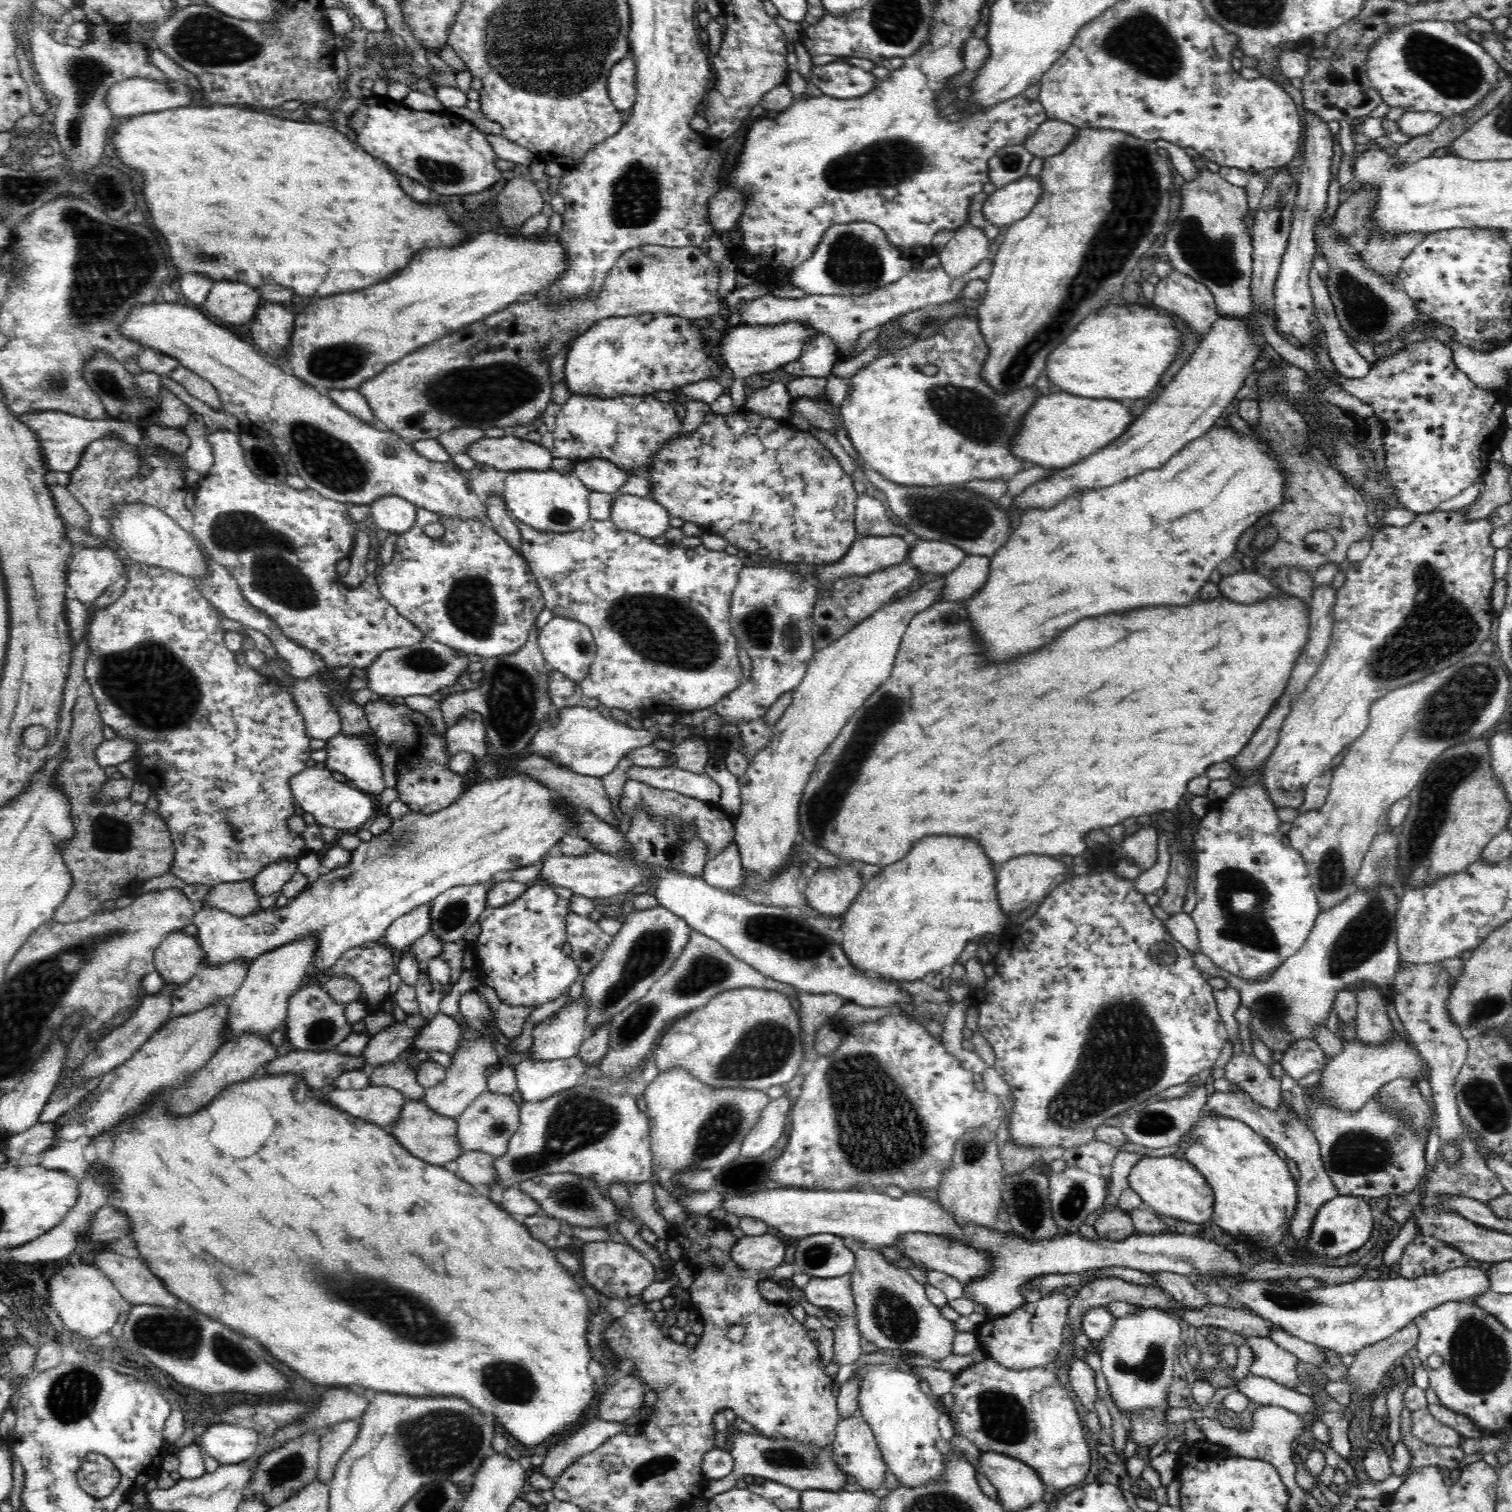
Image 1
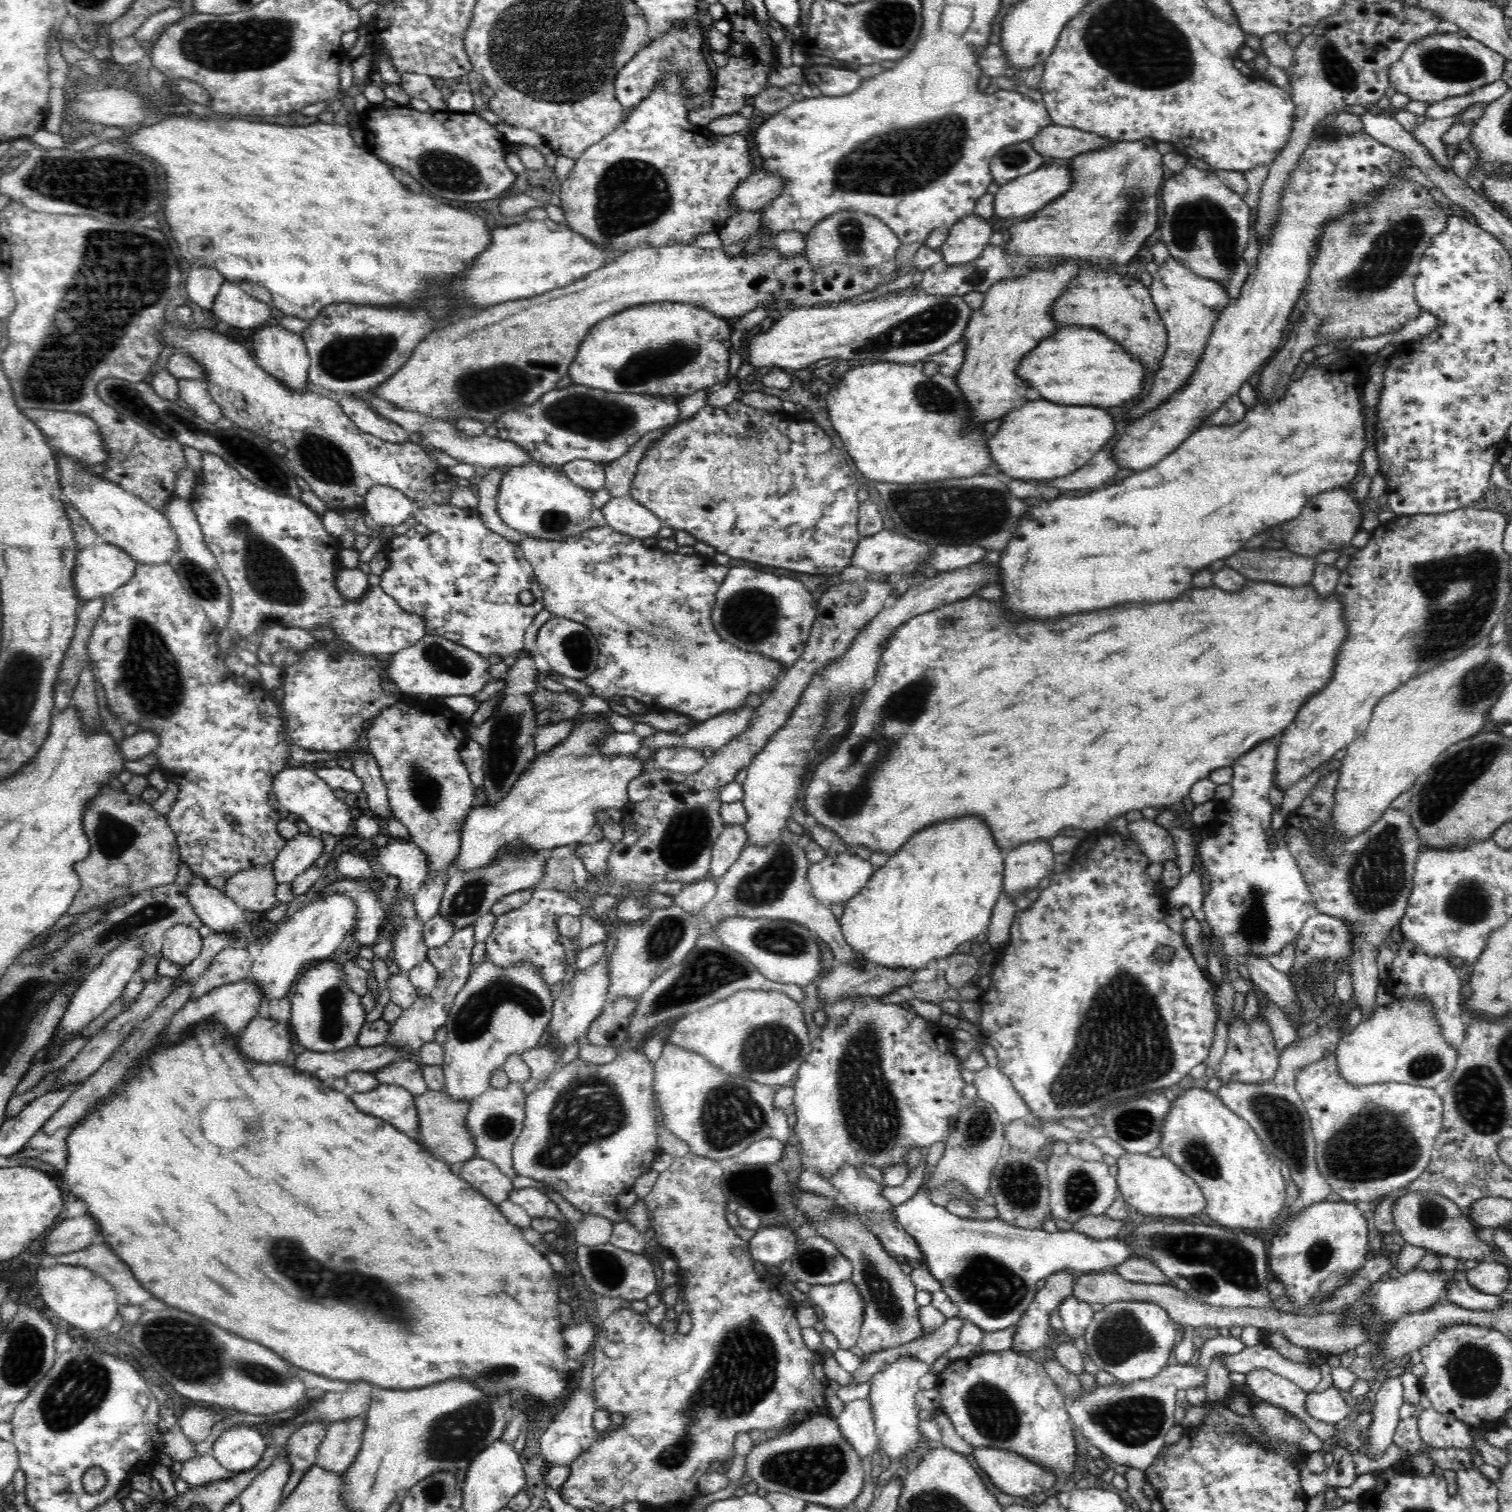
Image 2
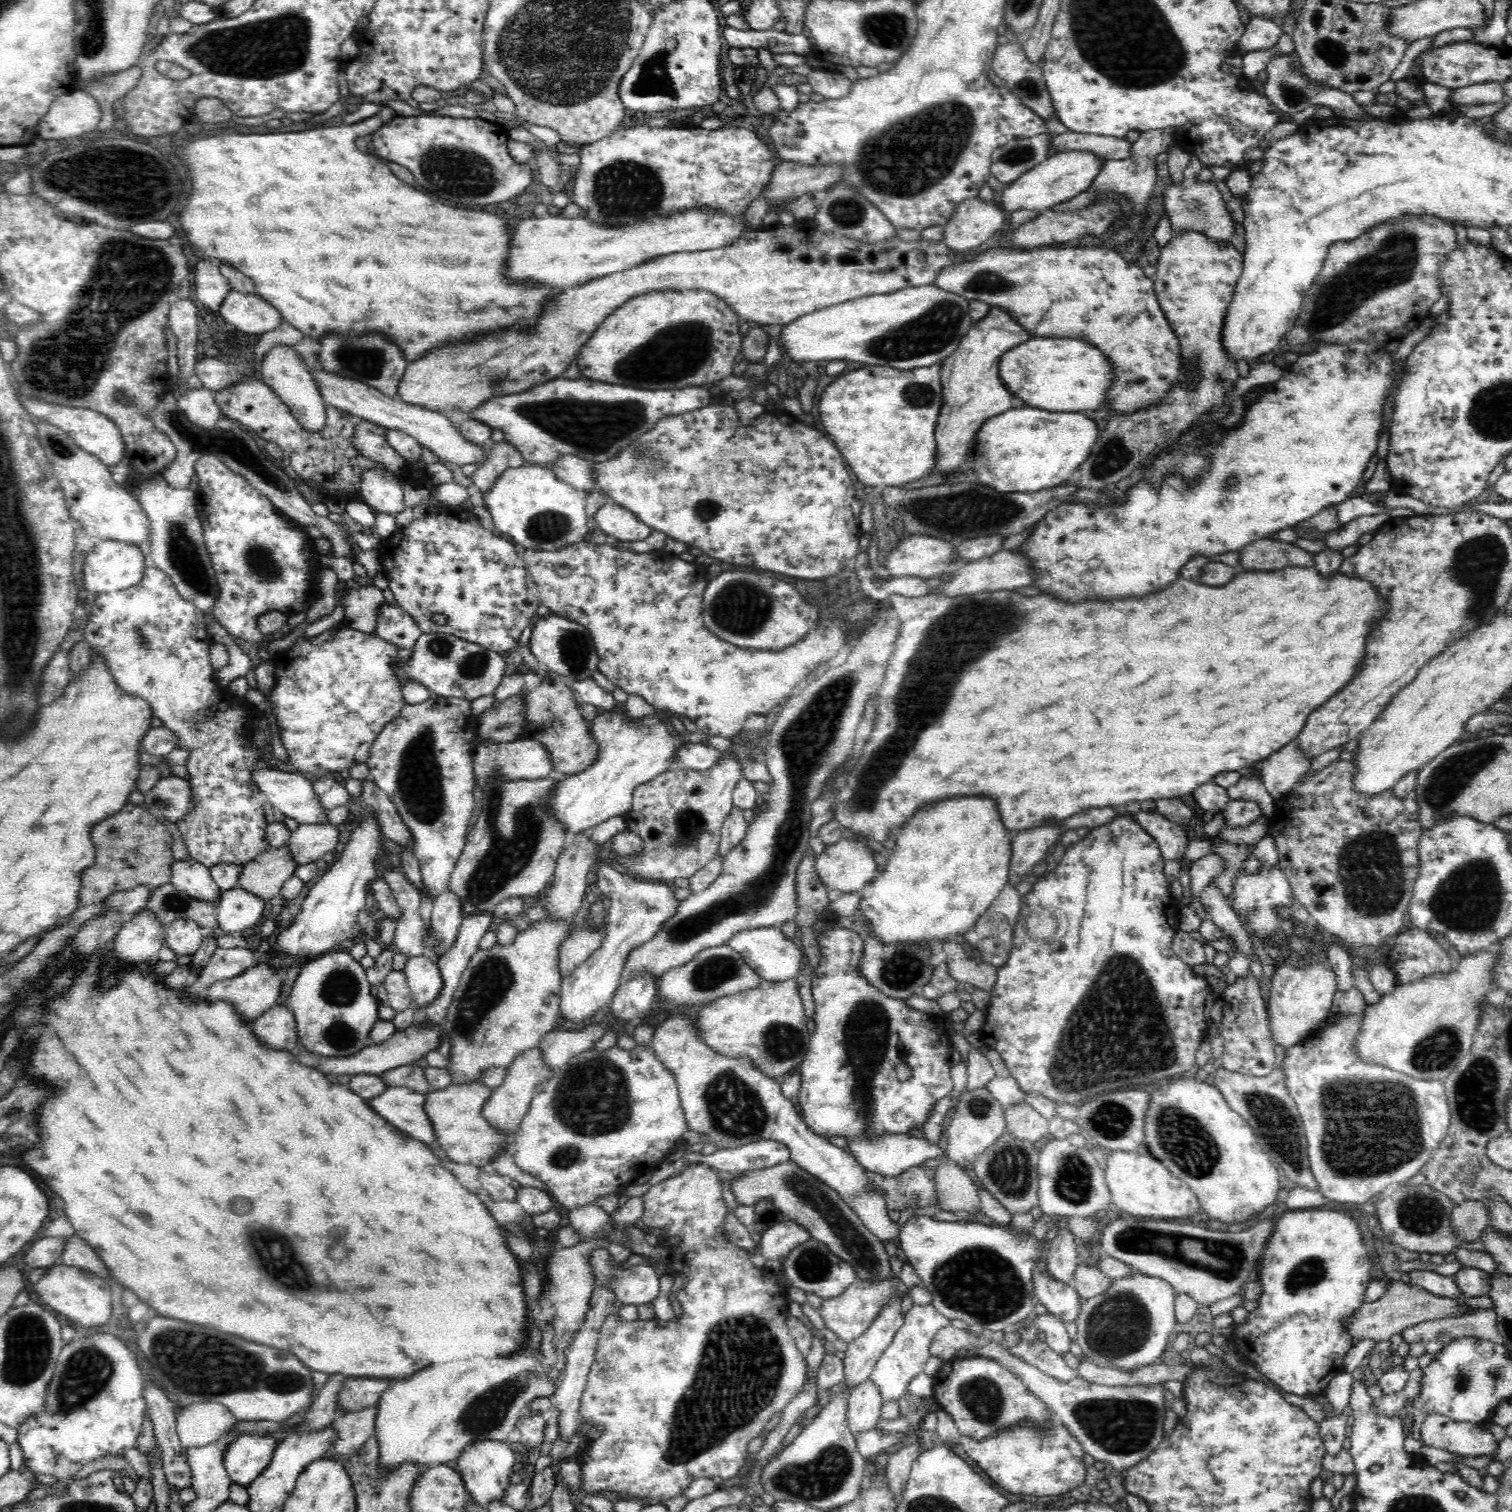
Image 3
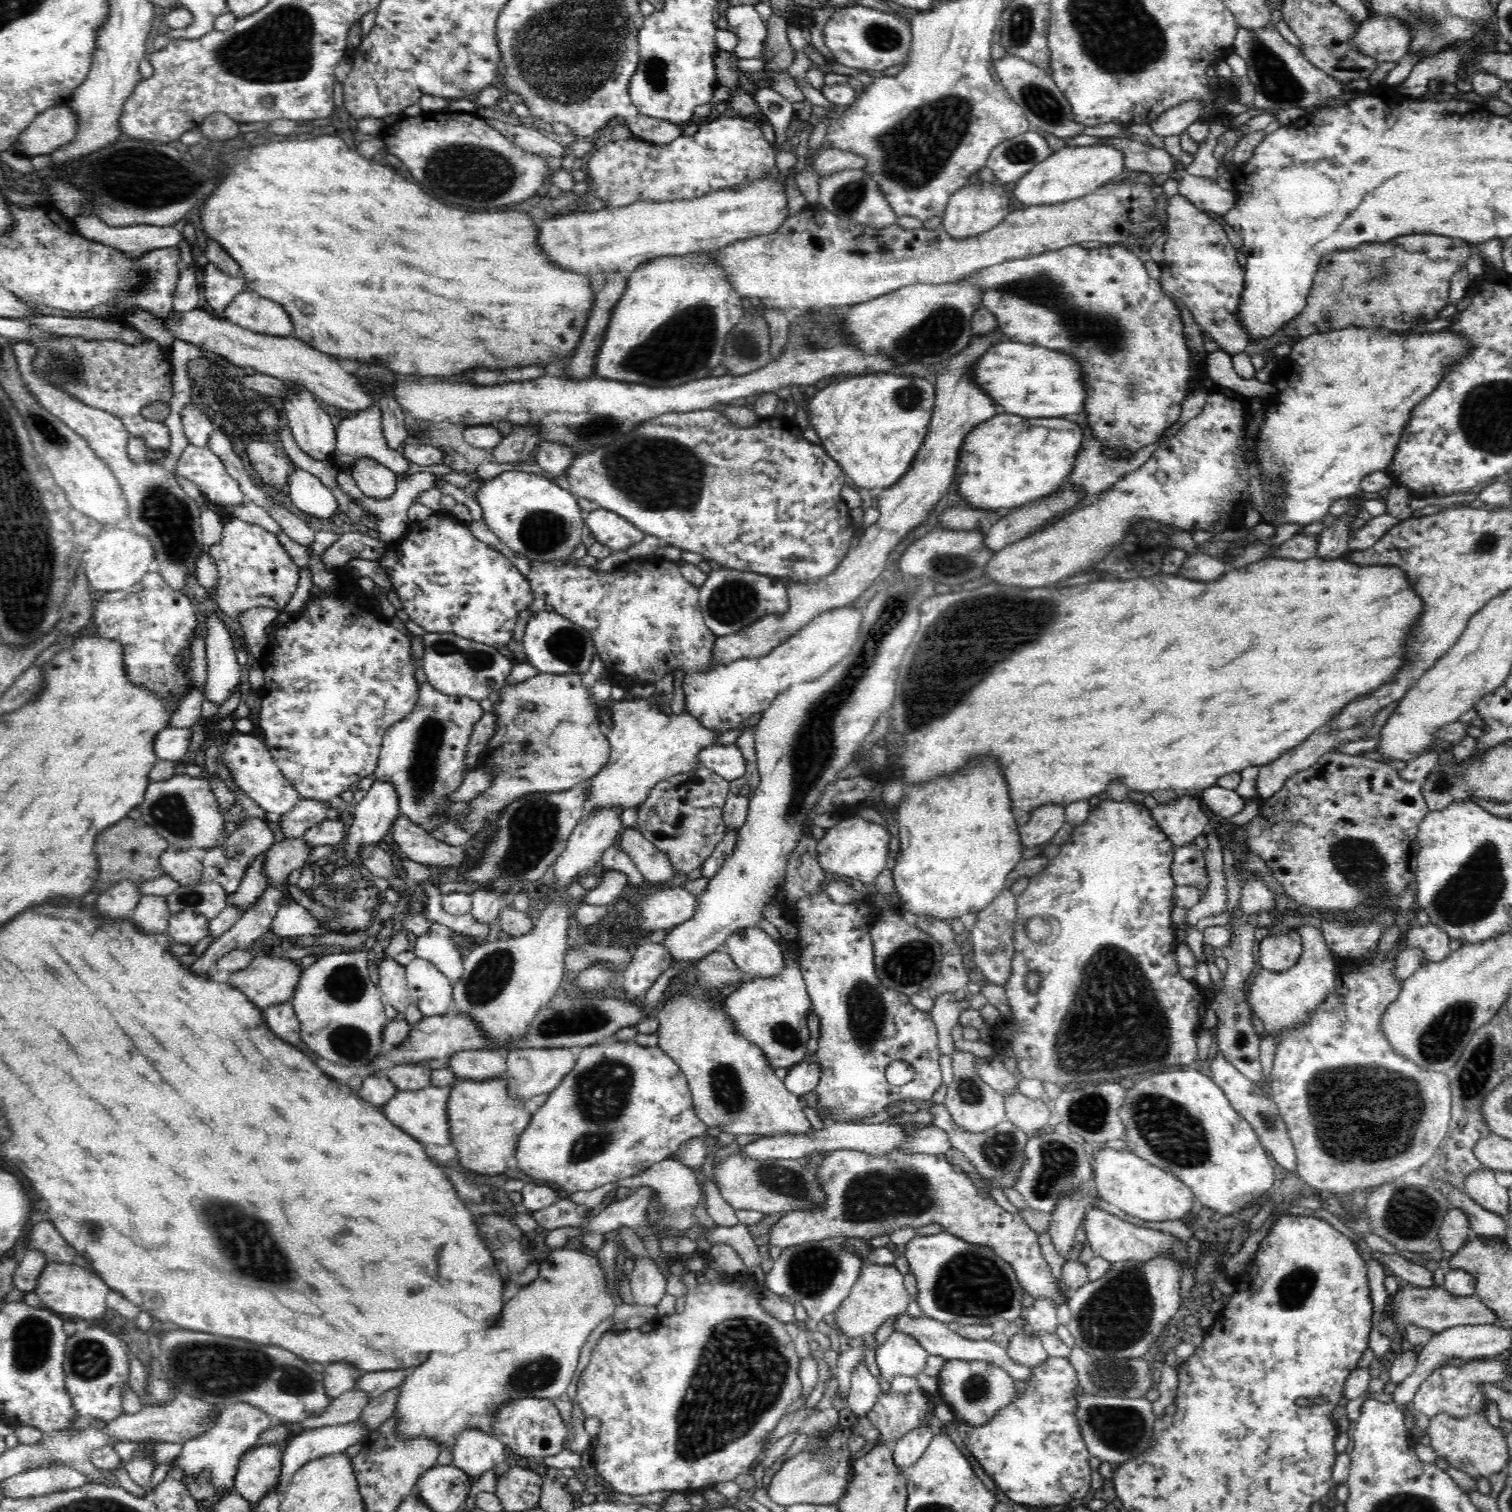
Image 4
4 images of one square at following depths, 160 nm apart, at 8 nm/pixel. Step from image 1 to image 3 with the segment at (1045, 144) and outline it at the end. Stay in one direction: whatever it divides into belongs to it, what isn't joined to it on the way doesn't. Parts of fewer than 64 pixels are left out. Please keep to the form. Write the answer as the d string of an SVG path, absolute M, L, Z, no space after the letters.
M1076 131L1052 134L1049 141L1051 148L1054 148L1057 152L1066 152L1068 150L1093 152L1098 155L1098 158L1105 158L1105 160L1128 158L1133 143L1126 138L1114 138L1114 136L1079 133Z

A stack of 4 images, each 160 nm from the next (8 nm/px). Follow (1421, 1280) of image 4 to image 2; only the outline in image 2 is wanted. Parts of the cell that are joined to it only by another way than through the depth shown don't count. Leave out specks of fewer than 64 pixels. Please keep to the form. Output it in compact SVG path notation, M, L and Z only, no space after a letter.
M1458 1274L1449 1283L1446 1296L1449 1302L1474 1311L1497 1310L1504 1304L1499 1294L1486 1294L1474 1288L1468 1283L1465 1274Z

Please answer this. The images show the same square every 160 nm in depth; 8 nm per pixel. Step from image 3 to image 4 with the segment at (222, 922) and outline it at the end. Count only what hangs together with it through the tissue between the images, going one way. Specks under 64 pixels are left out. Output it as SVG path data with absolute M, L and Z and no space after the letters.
M265 853L258 856L246 869L246 874L234 894L227 894L227 906L236 907L241 912L246 912L264 894L269 886L268 880L263 873L263 858Z

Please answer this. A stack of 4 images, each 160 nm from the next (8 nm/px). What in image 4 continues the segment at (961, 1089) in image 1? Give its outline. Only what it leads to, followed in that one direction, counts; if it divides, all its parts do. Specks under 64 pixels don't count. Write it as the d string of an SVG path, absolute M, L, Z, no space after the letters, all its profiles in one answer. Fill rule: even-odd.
M818 892L818 894L806 894L800 901L796 902L790 911L784 911L787 920L792 922L799 931L799 940L795 940L793 946L796 953L801 956L799 967L805 980L807 993L811 998L813 1011L818 1015L820 1023L819 1037L817 1038L818 1050L816 1050L814 1056L806 1058L806 1061L821 1066L820 1078L818 1084L813 1088L813 1091L818 1098L815 1111L819 1116L825 1114L825 1118L828 1118L823 1120L825 1123L827 1123L827 1121L834 1123L856 1122L856 1120L860 1120L860 1118L874 1116L874 1114L878 1114L878 1112L882 1112L882 1110L894 1106L896 1102L916 1103L922 1100L932 1100L934 1092L936 1092L943 1083L942 1072L940 1071L940 1065L938 1065L938 1058L940 1058L941 1055L938 1047L938 1033L930 1013L918 1010L918 1008L914 1007L914 1005L910 1003L909 995L882 986L882 983L877 977L874 964L874 945L869 933L869 928L872 922L874 922L874 919L876 919L882 911L878 910L878 907L870 905L870 902L872 902L870 895L864 895L864 898L858 900L858 902L854 902L854 904L836 904L836 902L833 902L829 898L826 892ZM895 1060L904 1061L914 1067L915 1074L912 1082L908 1082L908 1084L902 1086L894 1086L888 1082L888 1079L885 1077L885 1070L888 1068L888 1065Z

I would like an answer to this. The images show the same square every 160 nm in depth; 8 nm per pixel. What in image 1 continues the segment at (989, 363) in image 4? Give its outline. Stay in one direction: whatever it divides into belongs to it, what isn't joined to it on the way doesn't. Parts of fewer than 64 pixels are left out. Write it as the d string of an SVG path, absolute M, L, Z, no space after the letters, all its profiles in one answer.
M1143 301L1106 305L1074 328L1062 346L1050 354L1043 374L1056 390L1086 398L1123 402L1144 398L1156 388L1168 366L1182 351L1184 334L1172 319Z

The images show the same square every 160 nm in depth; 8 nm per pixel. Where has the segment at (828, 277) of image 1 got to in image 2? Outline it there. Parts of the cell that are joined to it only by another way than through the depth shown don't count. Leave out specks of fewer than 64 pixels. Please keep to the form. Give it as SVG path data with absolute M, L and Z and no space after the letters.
M842 210L830 214L810 230L804 251L806 260L812 266L828 266L834 262L866 269L895 260L900 245L899 237L883 219L857 210Z

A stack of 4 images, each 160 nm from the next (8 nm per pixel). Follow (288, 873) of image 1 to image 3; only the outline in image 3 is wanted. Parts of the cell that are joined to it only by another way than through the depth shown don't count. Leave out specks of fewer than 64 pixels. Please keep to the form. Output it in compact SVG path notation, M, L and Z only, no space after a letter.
M299 824L286 845L296 864L322 863L322 855L334 849L339 834L339 828L331 824Z

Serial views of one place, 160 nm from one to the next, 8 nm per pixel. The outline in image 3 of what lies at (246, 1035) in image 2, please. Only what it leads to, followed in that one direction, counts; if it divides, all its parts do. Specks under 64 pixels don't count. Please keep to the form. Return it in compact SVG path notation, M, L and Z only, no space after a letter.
M276 1004L251 1021L253 1033L262 1045L274 1049L296 1050L299 1037L292 1009Z

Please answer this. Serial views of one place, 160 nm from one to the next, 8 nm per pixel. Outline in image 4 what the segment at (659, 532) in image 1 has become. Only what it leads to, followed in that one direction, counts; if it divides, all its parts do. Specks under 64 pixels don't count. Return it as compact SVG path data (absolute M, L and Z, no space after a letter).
M605 508L590 512L585 523L596 541L608 546L612 552L624 550L640 542L645 535L626 518Z

